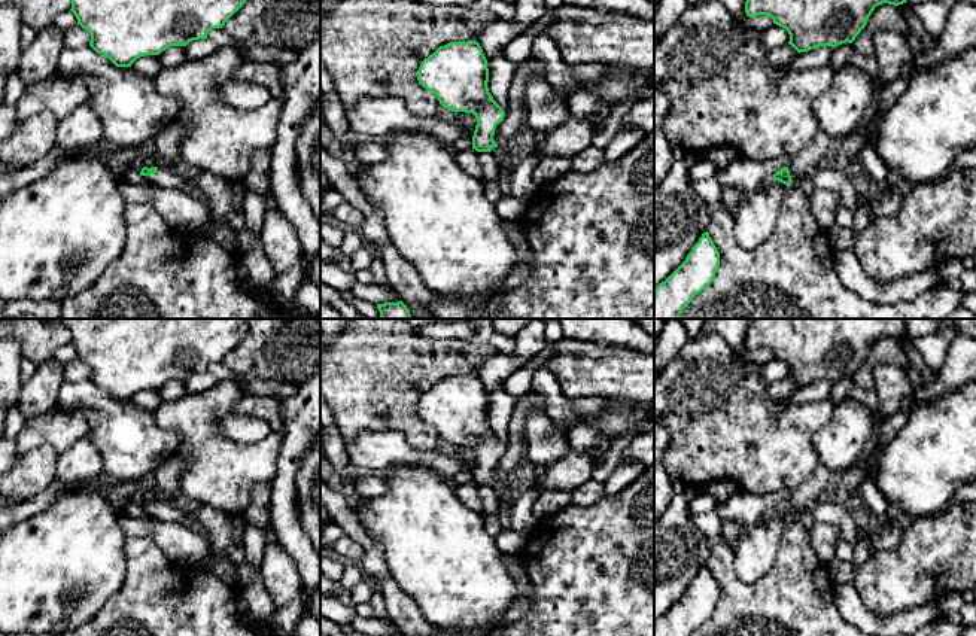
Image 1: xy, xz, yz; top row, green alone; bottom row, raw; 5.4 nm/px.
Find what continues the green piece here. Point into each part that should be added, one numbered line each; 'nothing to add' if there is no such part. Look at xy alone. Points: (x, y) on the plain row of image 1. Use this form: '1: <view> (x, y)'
1: xy (164, 511)

